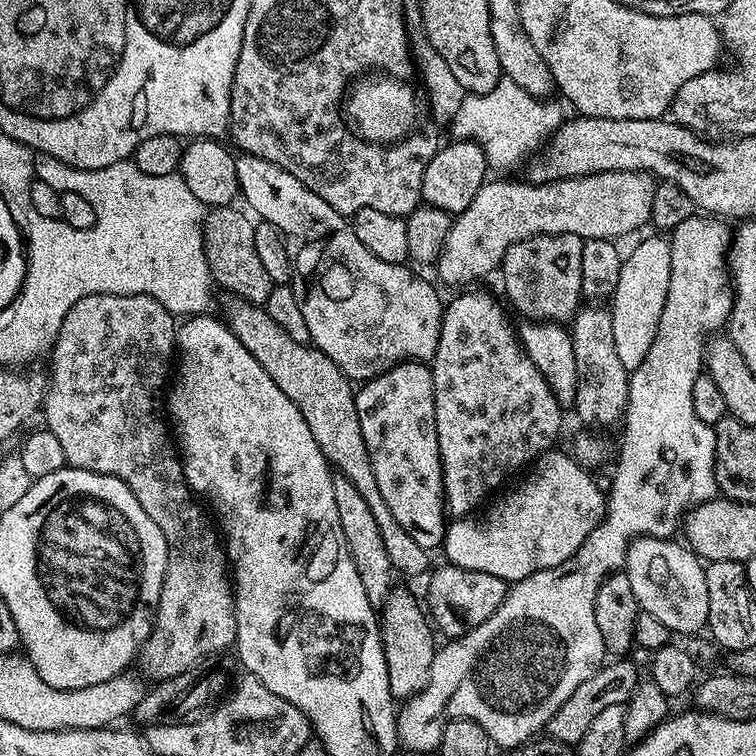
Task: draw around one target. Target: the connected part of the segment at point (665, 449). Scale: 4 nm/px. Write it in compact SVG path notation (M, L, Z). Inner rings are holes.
M694 214L690 218L686 218L686 222L682 222L678 227L671 229L670 290L666 298L666 306L662 306L662 318L658 318L658 330L654 334L654 342L650 342L650 351L647 352L646 358L642 358L642 366L631 369L628 377L628 408L624 412L622 421L624 437L620 440L620 453L616 456L616 473L612 476L612 493L610 491L607 493L607 508L603 520L596 529L590 531L589 536L578 547L577 552L562 562L561 565L554 566L552 569L538 570L536 573L530 574L529 577L513 583L509 587L502 606L498 606L498 610L494 610L494 614L490 614L490 618L486 618L486 622L482 622L482 626L474 626L463 636L449 639L444 642L448 644L441 643L437 647L436 657L430 666L430 678L426 682L426 686L418 695L409 696L407 700L403 701L396 717L396 739L401 749L409 748L412 752L435 753L439 749L442 730L444 729L444 724L440 722L449 720L478 722L478 726L482 726L482 730L486 730L486 734L491 738L493 745L497 749L501 748L501 750L518 748L522 744L529 743L537 734L543 733L548 727L548 720L558 710L558 706L562 706L562 702L566 702L566 698L570 698L570 694L574 694L574 690L578 690L578 686L582 686L582 682L586 682L586 678L593 676L605 663L606 653L602 642L602 634L598 630L598 622L594 622L594 594L598 594L598 586L602 586L602 582L611 572L621 571L625 567L628 544L632 540L638 539L639 536L675 537L681 527L684 513L696 504L706 502L717 495L718 489L716 487L716 475L714 474L716 429L713 425L702 422L702 418L698 418L698 414L694 414L694 394L692 391L694 390L694 378L698 378L702 374L702 361L706 356L706 339L704 340L704 335L711 328L723 329L728 323L728 316L732 313L734 289L728 270L728 250L733 233L730 228L728 232L728 228L724 224L727 223L723 219L713 218L708 214Z

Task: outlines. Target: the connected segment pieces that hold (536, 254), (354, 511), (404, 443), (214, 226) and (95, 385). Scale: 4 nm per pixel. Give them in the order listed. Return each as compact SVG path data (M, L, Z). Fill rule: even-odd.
M554 234L553 236L531 236L522 242L514 242L514 246L510 246L510 250L506 250L504 261L501 262L498 272L504 275L504 292L508 295L507 303L517 308L521 312L521 317L529 320L546 320L554 324L564 324L571 321L572 317L580 311L582 307L582 246L584 239L574 234Z
M333 475L334 503L338 505L338 522L342 522L342 534L346 538L346 546L350 550L350 558L354 558L354 570L358 570L358 578L366 590L366 598L370 598L370 606L374 609L383 609L386 598L393 590L392 576L394 569L390 557L386 555L386 545L382 543L382 533L378 530L378 521L370 506L358 494L357 487L353 486L350 478L344 475Z
M407 359L403 363L393 364L392 367L370 380L363 381L356 392L356 409L358 410L358 422L362 422L362 438L366 442L366 450L370 454L370 466L374 466L374 479L378 482L378 490L382 490L382 499L386 506L390 506L390 514L398 518L398 526L418 542L418 546L429 550L439 549L444 543L446 529L446 509L444 506L444 471L442 470L442 458L438 450L438 430L436 429L436 415L434 414L434 378L432 369L427 363Z
M225 206L211 209L205 215L204 222L204 249L207 251L208 269L211 270L213 281L225 288L225 293L241 296L244 300L249 300L252 304L261 306L267 305L270 298L270 290L274 287L270 274L259 261L259 255L254 247L255 223L242 212L236 212L235 207Z
M94 294L74 302L74 306L70 306L70 310L60 327L60 332L56 335L55 341L50 348L52 376L50 372L46 380L46 391L42 405L43 427L50 434L54 434L54 438L58 438L58 443L62 445L62 450L66 454L67 467L106 474L126 482L126 486L130 486L130 490L134 490L134 498L138 498L138 503L142 506L142 510L146 510L146 514L150 514L150 518L154 518L154 522L159 526L166 538L166 546L168 547L166 578L162 582L162 594L156 607L156 621L152 627L150 638L144 643L144 647L140 649L138 657L138 668L139 664L141 668L139 671L145 677L153 676L151 679L156 682L183 677L189 670L195 669L198 661L216 654L212 652L220 652L223 648L231 649L236 642L236 597L234 595L234 584L230 579L228 553L214 524L214 529L212 529L212 524L208 521L209 513L207 511L204 513L200 509L199 502L201 503L201 501L197 499L192 489L188 487L184 477L184 466L180 459L180 453L173 437L170 435L170 424L166 419L165 409L162 407L162 397L165 395L166 385L170 380L170 364L168 368L167 356L173 355L176 347L176 329L178 324L177 321L174 322L172 320L175 320L173 313L168 312L166 306L162 306L162 302L158 302L153 296L143 296L142 294L130 294L129 296Z

